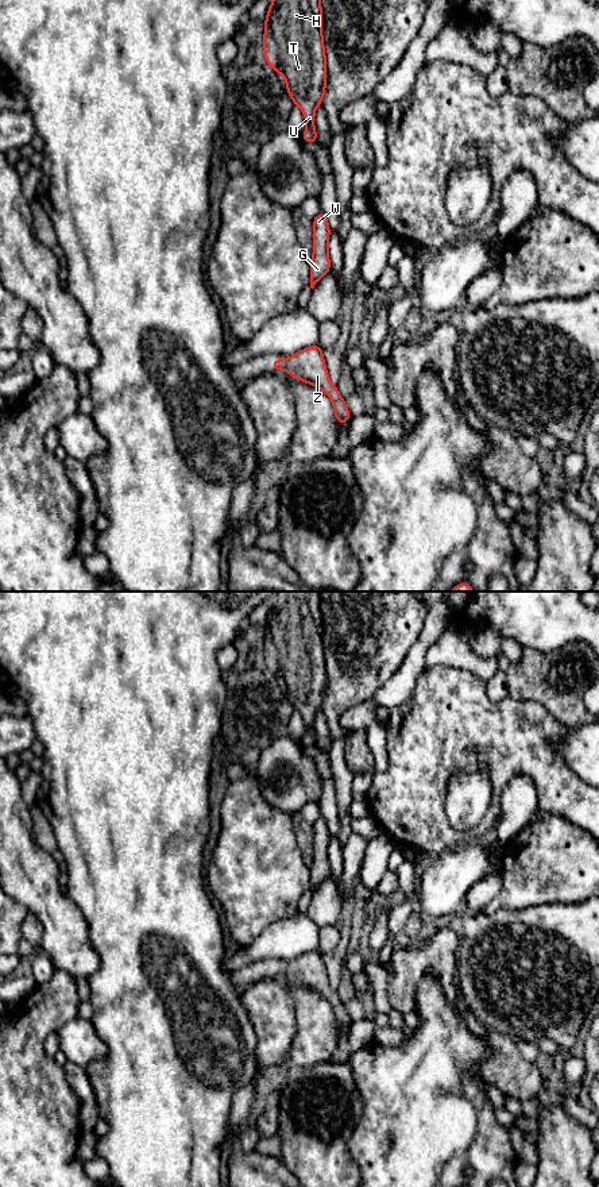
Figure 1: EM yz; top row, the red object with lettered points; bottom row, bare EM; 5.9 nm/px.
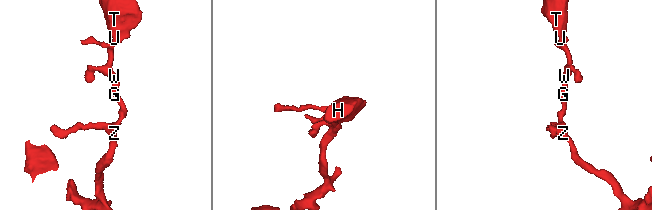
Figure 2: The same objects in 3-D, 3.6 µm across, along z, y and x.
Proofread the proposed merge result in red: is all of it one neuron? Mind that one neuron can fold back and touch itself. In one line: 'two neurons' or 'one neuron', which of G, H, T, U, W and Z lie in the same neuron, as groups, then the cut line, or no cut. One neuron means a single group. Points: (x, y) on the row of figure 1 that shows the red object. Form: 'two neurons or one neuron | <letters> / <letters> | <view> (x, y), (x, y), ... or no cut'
one neuron | G H T U W Z | no cut

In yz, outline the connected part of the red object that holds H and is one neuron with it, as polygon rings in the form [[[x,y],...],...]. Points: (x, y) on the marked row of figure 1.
[[[271,0],[264,19],[263,55],[286,80],[286,90],[306,120],[301,142],[318,143],[314,112],[321,105],[326,86],[326,57],[322,38],[321,0]]]

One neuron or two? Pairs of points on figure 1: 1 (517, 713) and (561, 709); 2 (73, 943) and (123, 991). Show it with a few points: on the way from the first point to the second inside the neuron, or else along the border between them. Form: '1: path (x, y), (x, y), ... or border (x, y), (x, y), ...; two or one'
1: border (517, 698), (540, 702), (565, 725); two
2: border (89, 939), (99, 958), (99, 968), (87, 978); two

